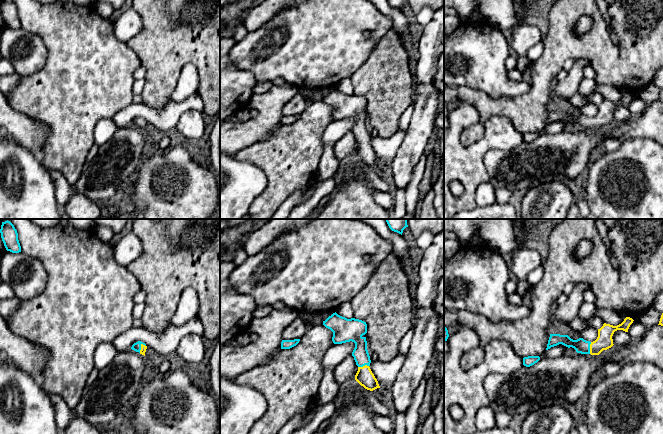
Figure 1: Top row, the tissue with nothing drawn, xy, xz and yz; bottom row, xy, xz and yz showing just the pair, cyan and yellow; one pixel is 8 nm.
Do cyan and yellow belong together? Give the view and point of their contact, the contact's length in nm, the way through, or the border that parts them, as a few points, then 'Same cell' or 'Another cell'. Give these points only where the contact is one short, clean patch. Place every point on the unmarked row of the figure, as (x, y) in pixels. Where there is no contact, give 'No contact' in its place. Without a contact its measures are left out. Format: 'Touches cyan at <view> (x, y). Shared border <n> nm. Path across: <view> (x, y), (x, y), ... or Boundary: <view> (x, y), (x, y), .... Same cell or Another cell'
Touches cyan at yz (589, 124). Shared border 100 nm. Path across: yz (582, 122), (589, 124), (595, 124), (604, 117). Same cell

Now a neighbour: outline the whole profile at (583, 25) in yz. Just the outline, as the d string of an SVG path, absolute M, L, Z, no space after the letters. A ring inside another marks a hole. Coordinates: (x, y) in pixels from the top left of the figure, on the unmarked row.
M580 17L574 28L576 34L582 35L591 29L591 19L589 17Z

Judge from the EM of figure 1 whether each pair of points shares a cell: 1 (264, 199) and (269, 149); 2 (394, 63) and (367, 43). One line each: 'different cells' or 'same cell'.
1: same cell
2: different cells

